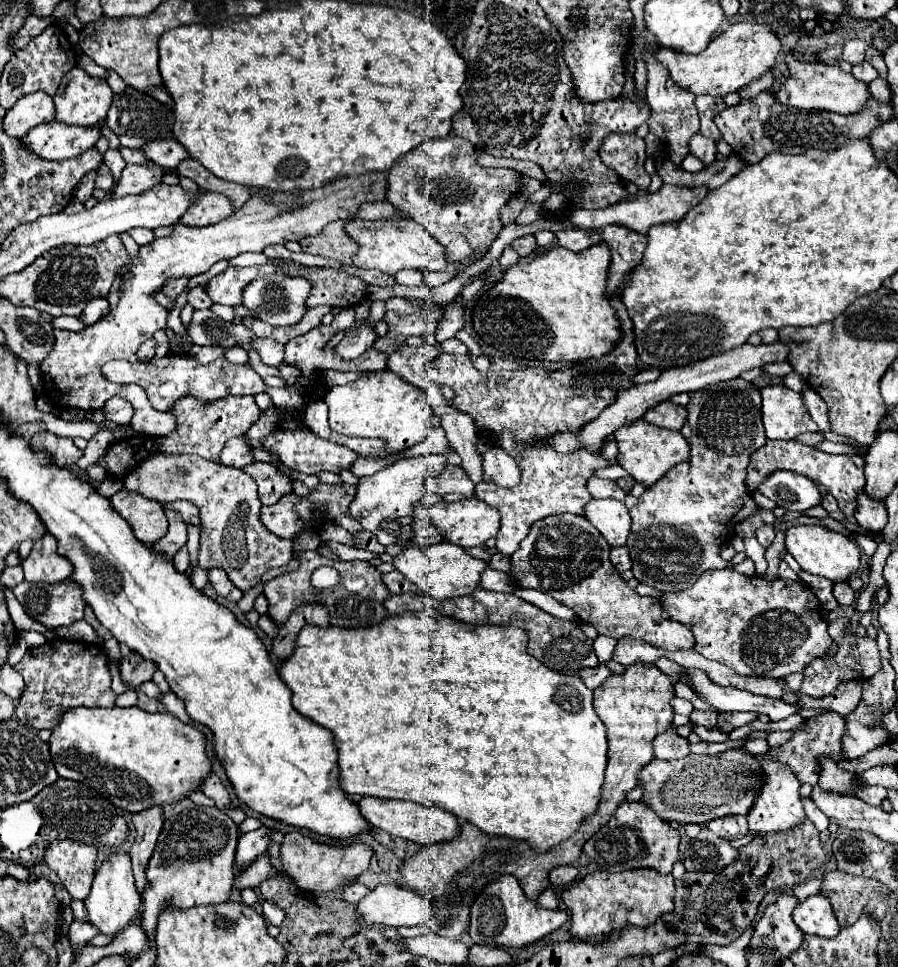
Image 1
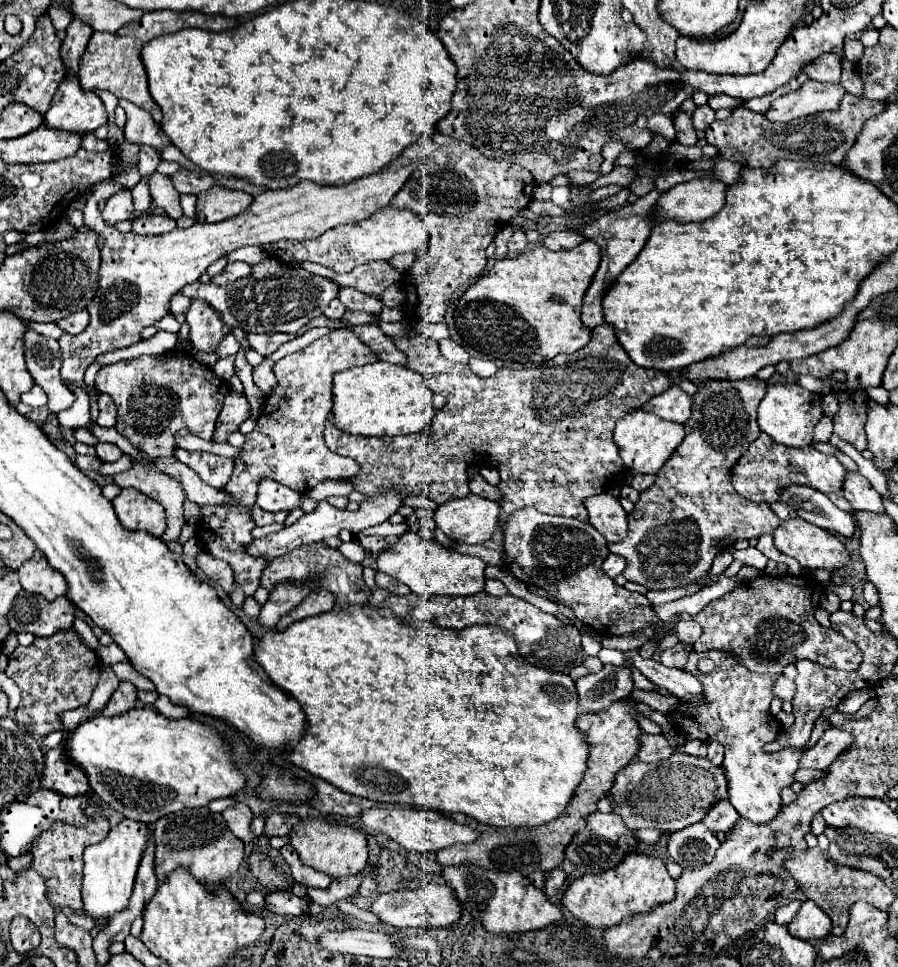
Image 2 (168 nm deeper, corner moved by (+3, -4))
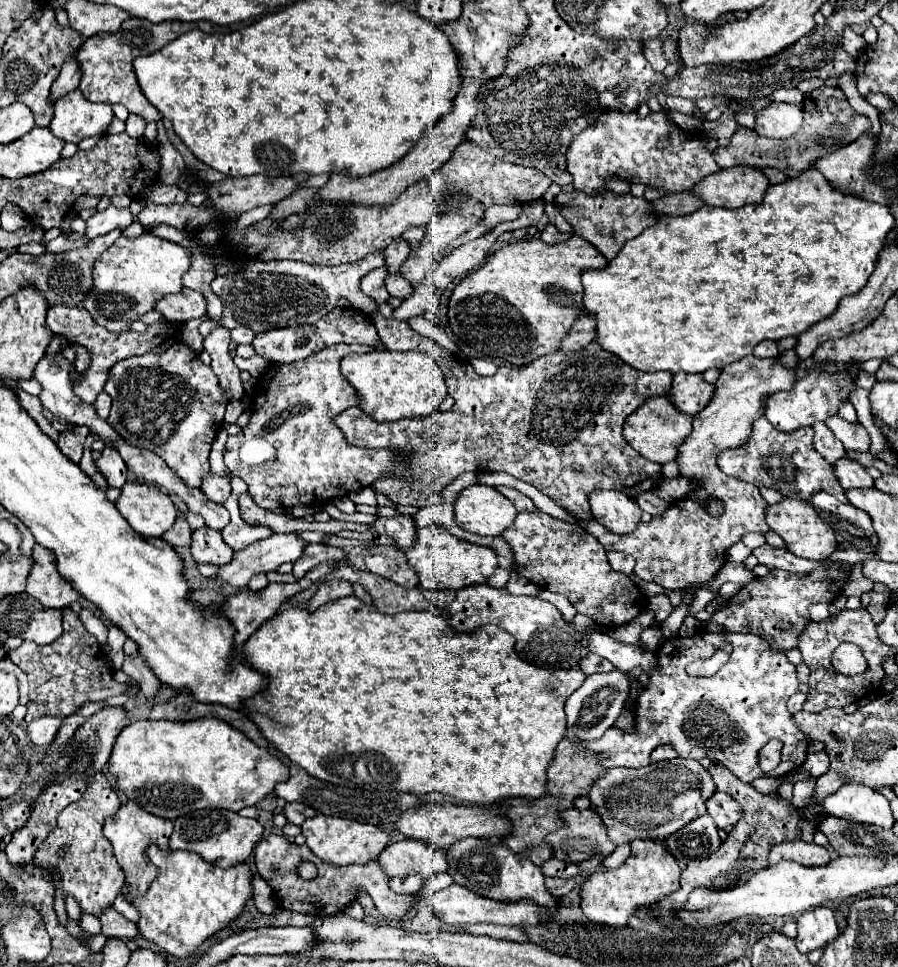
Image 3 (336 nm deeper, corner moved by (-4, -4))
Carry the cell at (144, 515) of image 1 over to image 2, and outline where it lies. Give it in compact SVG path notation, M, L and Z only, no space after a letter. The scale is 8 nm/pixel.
M122 489L112 505L126 529L142 529L154 537L160 537L166 531L164 507L158 501L142 495L138 489Z

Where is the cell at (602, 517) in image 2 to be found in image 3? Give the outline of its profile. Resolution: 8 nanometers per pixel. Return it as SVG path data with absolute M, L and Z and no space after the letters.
M593 491L589 495L593 517L617 535L631 533L643 515L637 501L621 491Z

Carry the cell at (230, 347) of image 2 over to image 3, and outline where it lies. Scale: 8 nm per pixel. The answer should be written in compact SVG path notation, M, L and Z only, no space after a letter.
M245 325L235 327L235 329L231 331L231 339L233 339L235 343L251 343L253 337L255 337L253 329L249 329L249 327L245 327Z

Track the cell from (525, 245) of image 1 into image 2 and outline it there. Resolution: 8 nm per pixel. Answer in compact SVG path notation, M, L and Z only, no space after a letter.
M514 231L514 235L508 241L510 253L522 253L526 247L528 247L528 239L526 239L524 231Z

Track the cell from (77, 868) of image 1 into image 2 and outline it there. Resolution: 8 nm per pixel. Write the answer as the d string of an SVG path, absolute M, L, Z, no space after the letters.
M98 803L90 805L86 813L92 817L84 827L72 827L64 823L56 823L48 833L36 837L32 845L32 869L40 873L44 879L58 877L56 891L48 891L48 899L54 907L72 907L80 913L80 873L82 873L82 853L86 847L102 841L108 835L108 821L102 817L102 807Z

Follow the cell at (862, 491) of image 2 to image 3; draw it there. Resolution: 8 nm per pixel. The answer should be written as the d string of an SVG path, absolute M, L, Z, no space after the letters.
M849 457L837 459L833 465L833 471L835 471L835 477L843 489L873 487L873 477L867 473L867 469L861 463L851 461Z

